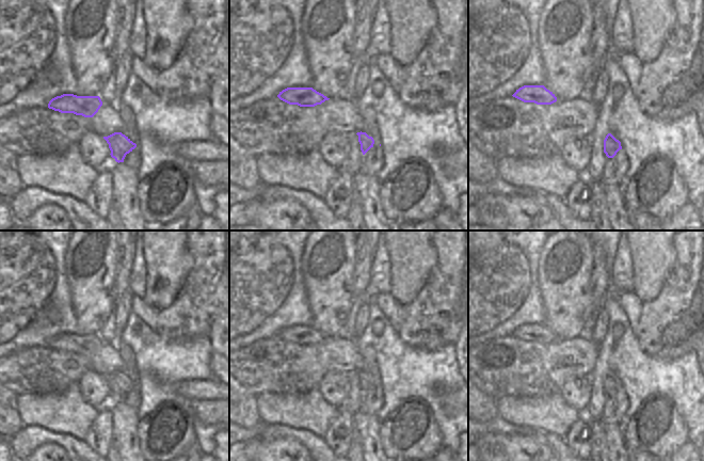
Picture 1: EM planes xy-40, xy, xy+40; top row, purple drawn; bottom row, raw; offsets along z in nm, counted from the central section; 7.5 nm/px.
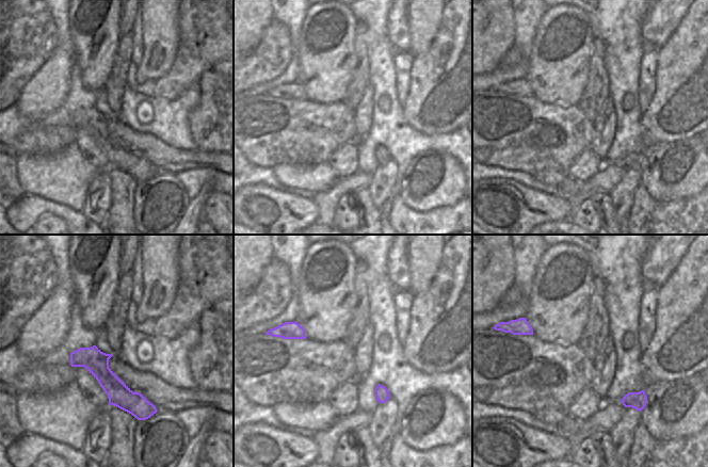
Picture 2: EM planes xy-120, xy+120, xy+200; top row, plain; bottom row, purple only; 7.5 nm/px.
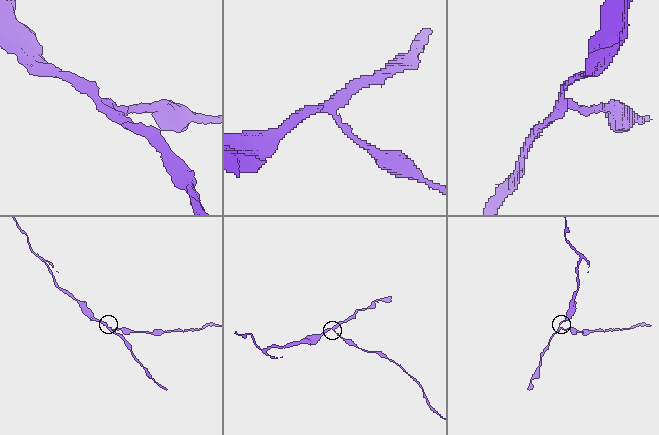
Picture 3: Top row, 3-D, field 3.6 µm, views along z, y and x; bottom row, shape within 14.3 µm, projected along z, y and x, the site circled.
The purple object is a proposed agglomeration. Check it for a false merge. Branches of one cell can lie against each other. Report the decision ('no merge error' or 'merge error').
merge error

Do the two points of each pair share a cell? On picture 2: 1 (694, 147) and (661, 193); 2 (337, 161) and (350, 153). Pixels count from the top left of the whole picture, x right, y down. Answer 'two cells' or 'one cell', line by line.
1: one cell
2: one cell

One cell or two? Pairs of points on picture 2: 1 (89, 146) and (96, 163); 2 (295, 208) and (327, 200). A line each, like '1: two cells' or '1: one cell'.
1: one cell
2: two cells

